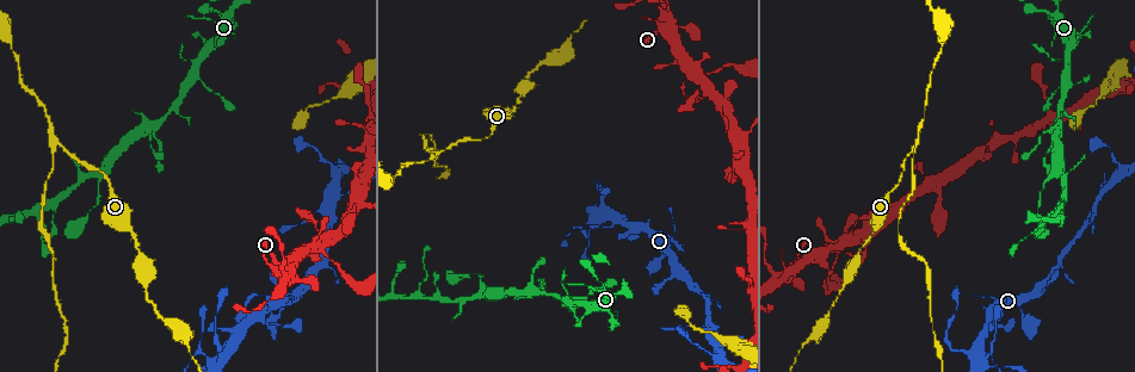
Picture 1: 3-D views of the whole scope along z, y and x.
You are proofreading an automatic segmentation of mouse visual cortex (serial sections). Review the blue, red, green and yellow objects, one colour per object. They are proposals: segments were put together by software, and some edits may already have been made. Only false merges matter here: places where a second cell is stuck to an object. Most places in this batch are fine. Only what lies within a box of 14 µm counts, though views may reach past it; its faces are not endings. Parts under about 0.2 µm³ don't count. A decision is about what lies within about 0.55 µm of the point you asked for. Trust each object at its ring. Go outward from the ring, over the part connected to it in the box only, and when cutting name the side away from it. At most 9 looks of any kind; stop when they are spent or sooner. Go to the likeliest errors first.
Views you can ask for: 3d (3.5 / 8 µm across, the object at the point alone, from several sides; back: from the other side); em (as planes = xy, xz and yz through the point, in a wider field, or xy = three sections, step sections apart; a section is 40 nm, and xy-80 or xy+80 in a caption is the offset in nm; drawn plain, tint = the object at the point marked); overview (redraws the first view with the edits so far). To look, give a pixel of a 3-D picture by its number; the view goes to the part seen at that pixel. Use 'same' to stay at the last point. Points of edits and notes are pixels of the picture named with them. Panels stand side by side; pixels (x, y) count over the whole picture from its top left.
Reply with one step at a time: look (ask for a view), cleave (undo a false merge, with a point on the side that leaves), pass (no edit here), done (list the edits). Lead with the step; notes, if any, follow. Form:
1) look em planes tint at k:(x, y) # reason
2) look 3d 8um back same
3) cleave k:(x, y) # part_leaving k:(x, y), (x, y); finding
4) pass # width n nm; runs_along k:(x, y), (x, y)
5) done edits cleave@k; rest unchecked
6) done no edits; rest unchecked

look 3d 3.5um at 1:(1096, 201) # three arms meet

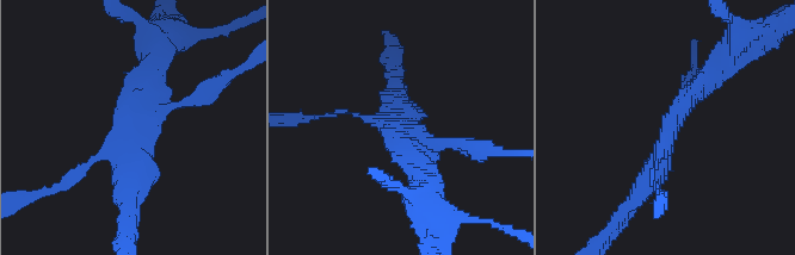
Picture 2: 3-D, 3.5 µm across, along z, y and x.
look em planes plain at 2:(129, 129) # shape alone is not enough

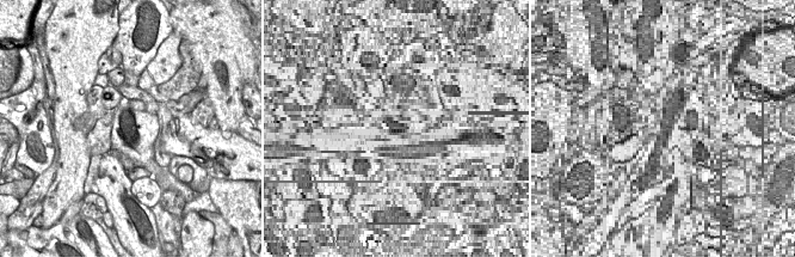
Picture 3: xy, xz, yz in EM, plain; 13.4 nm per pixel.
look em planes tint same # with the object marked

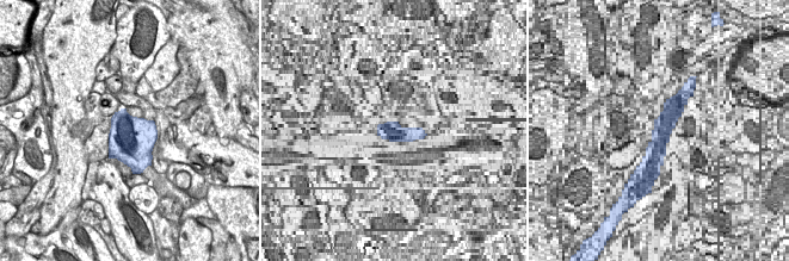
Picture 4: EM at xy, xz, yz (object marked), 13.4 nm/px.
pass # runs_along 2:(636, 198), (678, 110), (715, 69); continuous, no second cell

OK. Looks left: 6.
look 3d 3.5um at 1:(989, 353) # thin neck

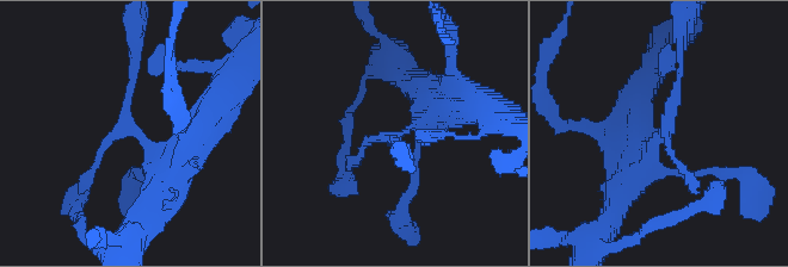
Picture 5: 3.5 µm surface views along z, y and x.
look em xy step 5 tint at 5:(403, 132)

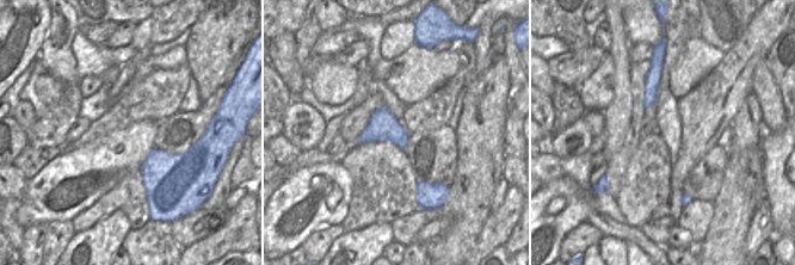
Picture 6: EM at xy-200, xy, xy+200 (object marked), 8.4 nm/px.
pass # width 260 nm; runs_along 5:(192, 135), (162, 161), (127, 128), (134, 66); all the same cell

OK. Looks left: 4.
look 3d 8um back at 1:(105, 175) # a narrow waist

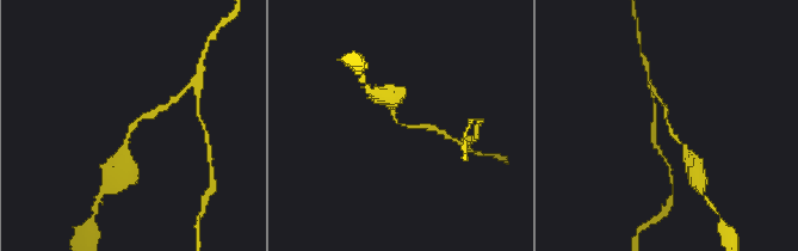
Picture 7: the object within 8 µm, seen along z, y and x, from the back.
look 3d 3.5um at 7:(132, 124) # zoom in

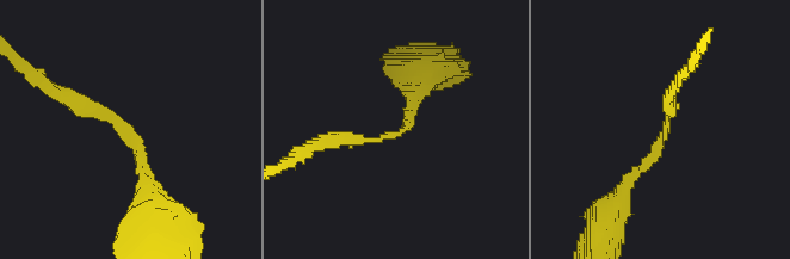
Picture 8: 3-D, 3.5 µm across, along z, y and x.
look em xy step 2 tint at 8:(663, 132) # arm_widths 200, 200 nm; now the EM

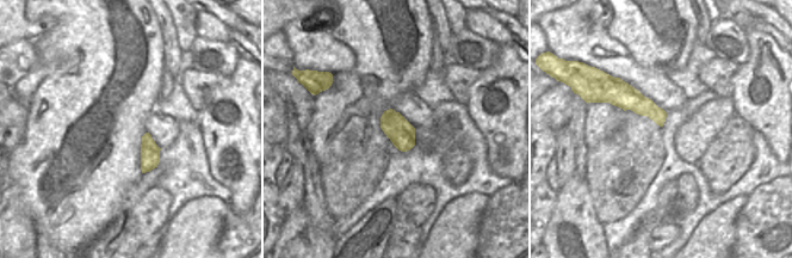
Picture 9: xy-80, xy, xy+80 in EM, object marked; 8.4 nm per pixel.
pass # continuous, no second cell

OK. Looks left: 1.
look 3d 3.5um at 1:(488, 292) # arms part here

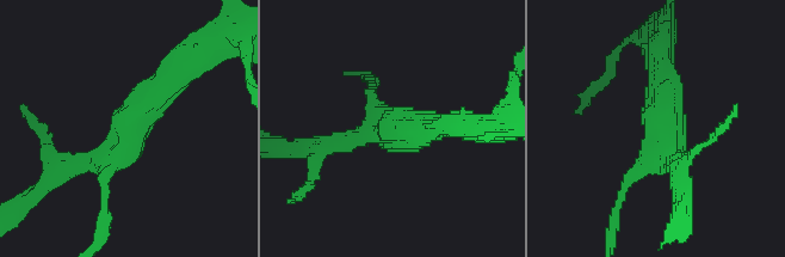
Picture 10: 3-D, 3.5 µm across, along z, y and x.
pass # runs_along 10:(173, 80), (115, 154), (56, 172); one cell here

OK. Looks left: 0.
done no edits; rest unchecked

